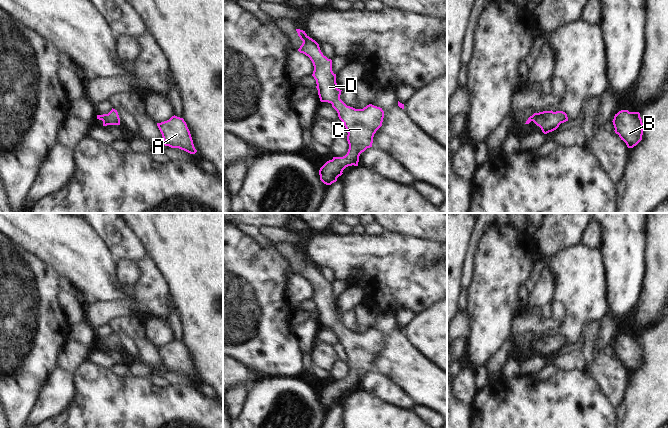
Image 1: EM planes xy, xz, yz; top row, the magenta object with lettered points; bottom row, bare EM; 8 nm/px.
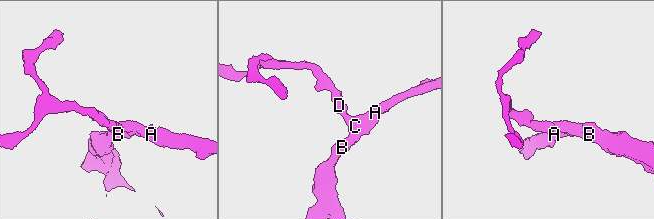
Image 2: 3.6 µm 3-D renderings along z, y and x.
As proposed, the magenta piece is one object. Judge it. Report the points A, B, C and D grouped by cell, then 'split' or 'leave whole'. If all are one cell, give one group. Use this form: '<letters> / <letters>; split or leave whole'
A B C D; leave whole

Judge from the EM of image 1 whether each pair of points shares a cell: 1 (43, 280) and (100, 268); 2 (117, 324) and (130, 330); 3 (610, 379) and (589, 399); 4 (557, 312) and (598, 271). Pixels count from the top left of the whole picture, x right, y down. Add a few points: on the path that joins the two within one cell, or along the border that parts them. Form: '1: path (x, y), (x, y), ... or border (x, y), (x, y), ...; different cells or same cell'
1: border (40, 259), (58, 275); different cells
2: path (120, 325), (127, 327); same cell
3: border (587, 371), (615, 407); different cells
4: border (554, 299), (564, 308), (565, 318), (563, 320); different cells

